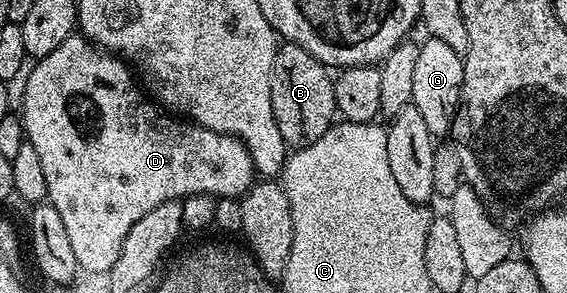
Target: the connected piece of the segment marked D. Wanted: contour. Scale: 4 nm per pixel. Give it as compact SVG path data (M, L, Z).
M78 32L70 34L68 40L64 40L64 44L60 44L60 48L56 48L56 52L37 59L24 91L20 117L22 127L26 130L26 141L32 144L32 148L36 148L36 153L40 156L40 164L44 167L44 181L48 183L46 193L48 202L56 208L61 219L64 220L65 231L68 232L68 240L72 244L72 252L76 255L79 267L90 276L109 275L112 264L116 264L116 256L120 256L120 248L124 248L124 236L128 236L128 230L132 228L132 224L136 224L136 220L141 220L148 212L152 212L152 208L160 208L160 204L177 202L193 194L211 194L215 200L220 198L241 199L242 195L256 181L254 161L241 140L227 134L217 134L208 128L196 125L195 122L183 120L181 117L171 116L165 109L159 108L153 101L147 100L144 94L144 99L142 99L141 93L143 94L143 91L140 89L131 67L123 59L103 50L100 46L95 46L93 42L89 42Z

